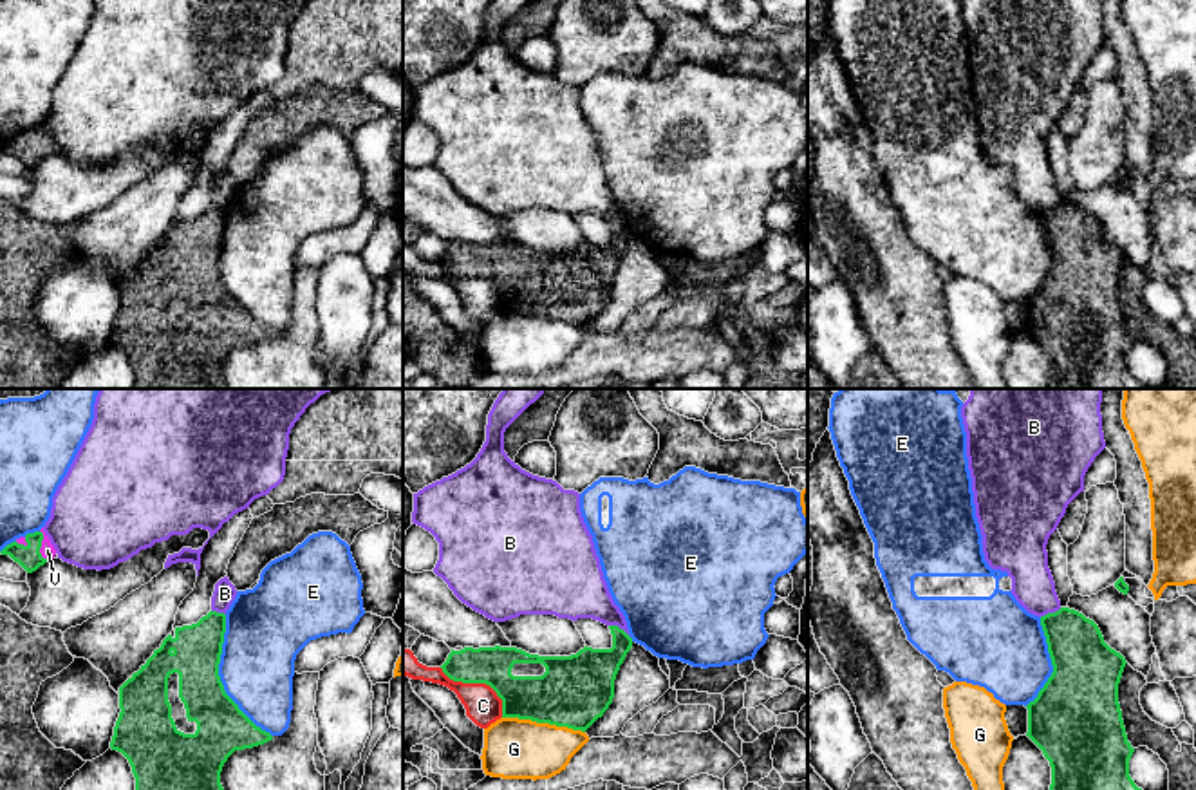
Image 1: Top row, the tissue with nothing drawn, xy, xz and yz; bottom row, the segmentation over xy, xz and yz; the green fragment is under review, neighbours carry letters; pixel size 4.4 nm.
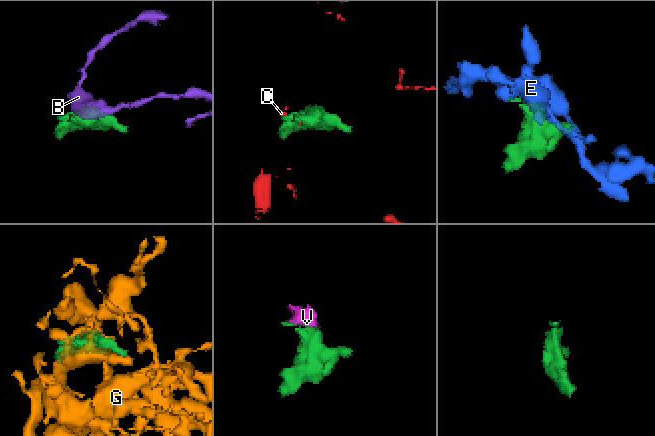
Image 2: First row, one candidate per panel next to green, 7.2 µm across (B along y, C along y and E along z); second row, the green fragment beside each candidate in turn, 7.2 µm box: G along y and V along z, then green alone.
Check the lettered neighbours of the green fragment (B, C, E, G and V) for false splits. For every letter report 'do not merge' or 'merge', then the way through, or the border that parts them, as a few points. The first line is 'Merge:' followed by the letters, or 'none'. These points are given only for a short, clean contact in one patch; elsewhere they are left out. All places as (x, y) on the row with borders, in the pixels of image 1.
Merge: V
B: do not merge; border xz (609, 624), (615, 624), (629, 637)
C: do not merge; border xz (439, 667), (454, 680), (485, 682), (501, 700), (503, 716)
E: do not merge
G: do not merge
V: merge

